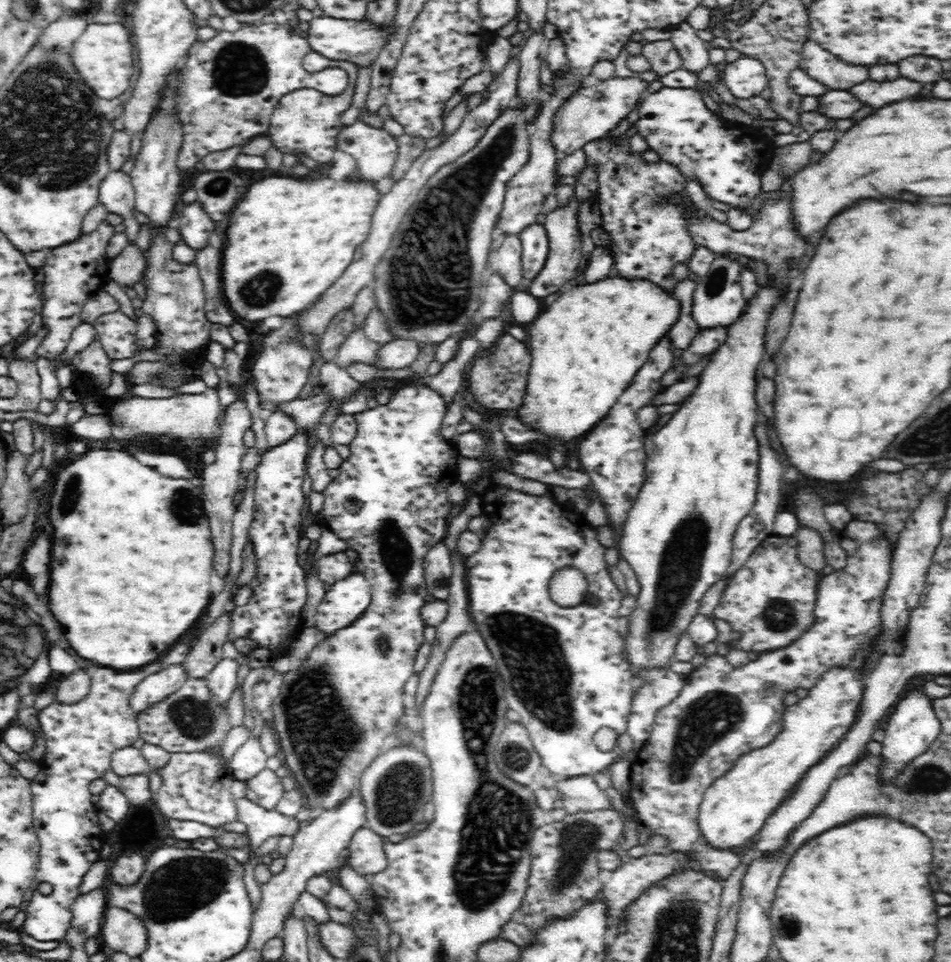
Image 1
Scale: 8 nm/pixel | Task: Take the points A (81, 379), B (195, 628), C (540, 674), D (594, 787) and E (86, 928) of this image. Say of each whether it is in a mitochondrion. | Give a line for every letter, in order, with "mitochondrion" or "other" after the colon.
A: other
B: other
C: mitochondrion
D: other
E: other

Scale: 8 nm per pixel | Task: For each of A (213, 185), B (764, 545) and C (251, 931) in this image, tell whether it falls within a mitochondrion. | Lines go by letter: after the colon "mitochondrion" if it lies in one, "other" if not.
A: mitochondrion
B: other
C: other

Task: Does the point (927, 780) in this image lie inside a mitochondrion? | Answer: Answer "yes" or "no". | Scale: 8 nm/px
yes

